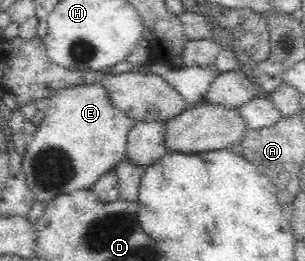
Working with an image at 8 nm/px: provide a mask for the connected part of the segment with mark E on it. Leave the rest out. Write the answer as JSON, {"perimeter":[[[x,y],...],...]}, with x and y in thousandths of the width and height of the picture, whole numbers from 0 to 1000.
{"perimeter":[[[311,318],[302,326],[252,326],[249,333],[220,333],[200,341],[187,352],[184,364],[164,368],[161,383],[154,383],[154,410],[141,421],[148,448],[134,475],[121,483],[121,506],[102,525],[89,533],[89,559],[72,598],[72,651],[82,670],[82,693],[89,716],[105,736],[108,755],[128,778],[141,778],[144,797],[161,789],[187,751],[226,751],[226,743],[239,747],[239,736],[292,736],[311,720],[311,705],[331,690],[331,674],[338,674],[351,659],[364,659],[384,644],[384,636],[407,613],[413,598],[413,556],[420,544],[420,517],[430,502],[430,490],[446,475],[446,464],[416,448],[403,437],[403,425],[384,425],[377,410],[357,387],[357,372],[351,368],[351,349],[325,318]]]}

